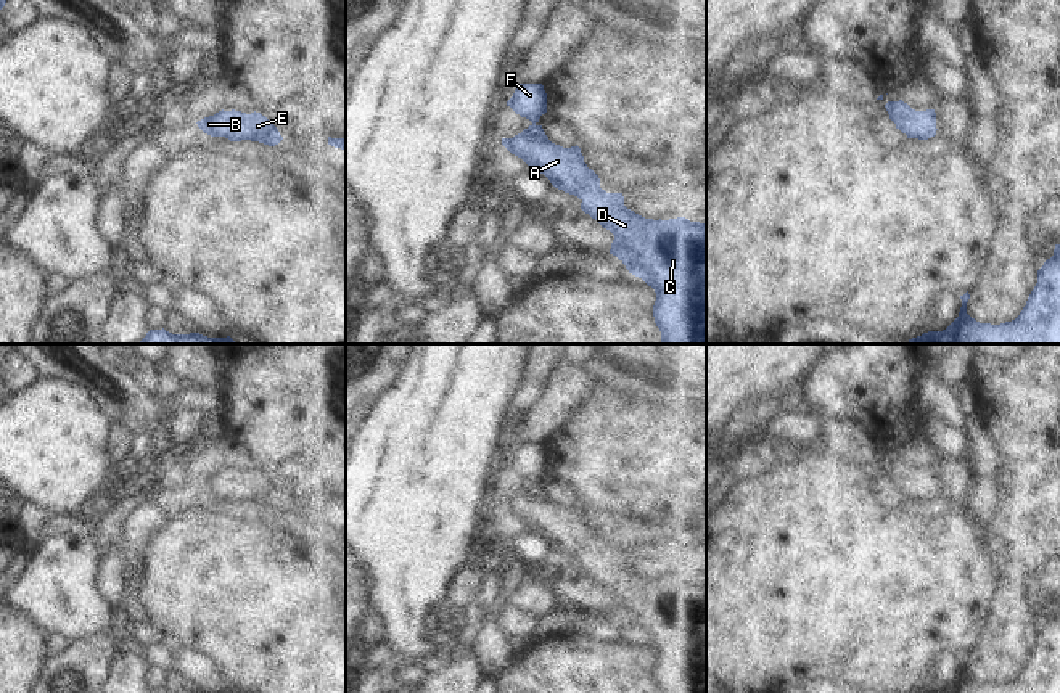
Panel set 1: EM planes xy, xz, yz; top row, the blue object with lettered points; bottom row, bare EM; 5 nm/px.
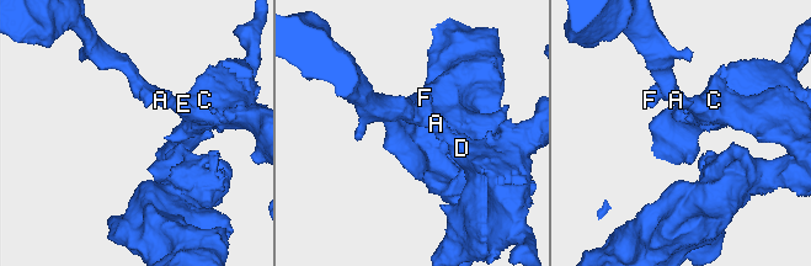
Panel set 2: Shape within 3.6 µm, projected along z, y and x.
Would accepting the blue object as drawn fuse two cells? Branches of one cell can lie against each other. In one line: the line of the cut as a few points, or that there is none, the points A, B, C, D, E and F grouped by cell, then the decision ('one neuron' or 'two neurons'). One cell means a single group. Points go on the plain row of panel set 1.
cut none; groups A B C D E F; one neuron

